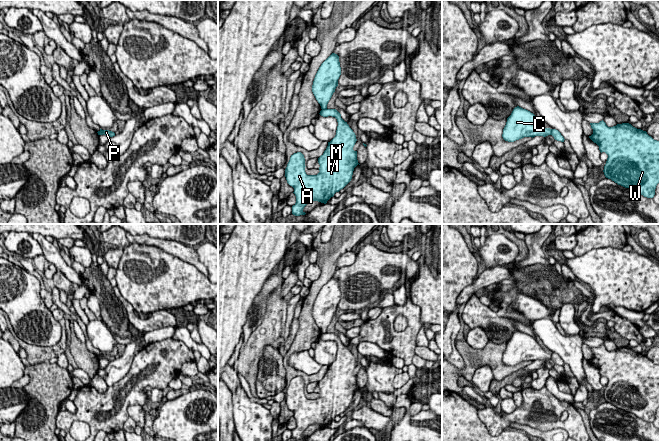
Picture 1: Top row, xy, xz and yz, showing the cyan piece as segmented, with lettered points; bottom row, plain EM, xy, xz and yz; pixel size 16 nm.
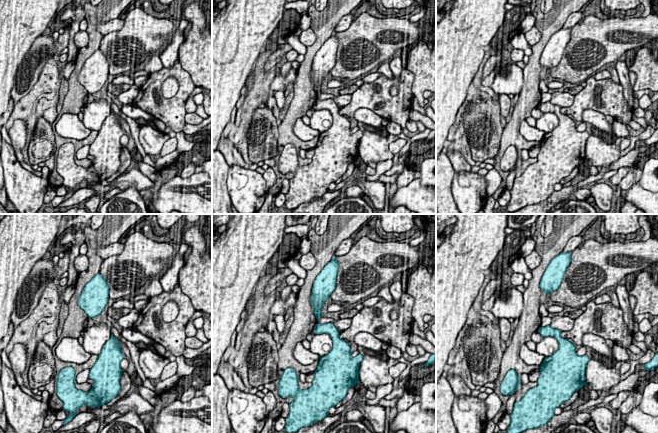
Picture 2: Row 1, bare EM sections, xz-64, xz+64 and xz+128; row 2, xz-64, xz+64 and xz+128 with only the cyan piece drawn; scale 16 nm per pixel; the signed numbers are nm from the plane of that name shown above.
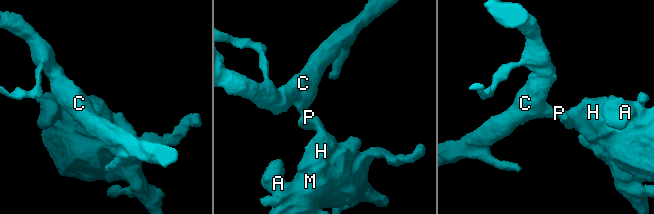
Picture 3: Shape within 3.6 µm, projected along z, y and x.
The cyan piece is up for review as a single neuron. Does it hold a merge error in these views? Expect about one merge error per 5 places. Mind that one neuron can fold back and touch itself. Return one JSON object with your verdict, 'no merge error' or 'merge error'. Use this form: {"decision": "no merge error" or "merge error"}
{"decision": "merge error"}

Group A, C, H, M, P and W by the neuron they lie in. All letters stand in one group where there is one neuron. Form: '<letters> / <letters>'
A H M P W / C

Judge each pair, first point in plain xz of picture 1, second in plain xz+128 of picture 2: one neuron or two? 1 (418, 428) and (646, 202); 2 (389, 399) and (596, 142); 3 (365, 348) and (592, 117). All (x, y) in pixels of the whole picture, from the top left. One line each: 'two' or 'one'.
1: one
2: two
3: one

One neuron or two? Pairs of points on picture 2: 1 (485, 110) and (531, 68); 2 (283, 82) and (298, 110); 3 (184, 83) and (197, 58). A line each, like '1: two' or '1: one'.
1: two
2: two
3: two

